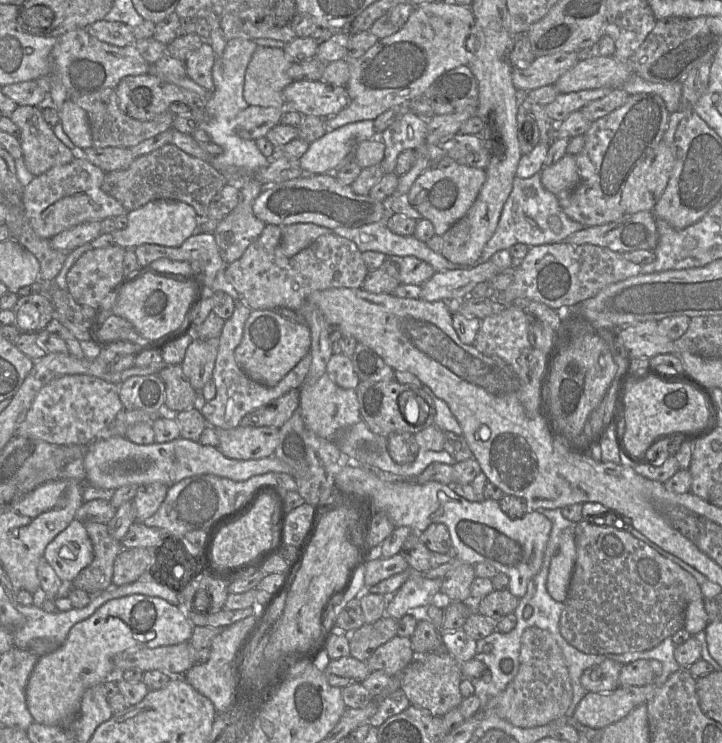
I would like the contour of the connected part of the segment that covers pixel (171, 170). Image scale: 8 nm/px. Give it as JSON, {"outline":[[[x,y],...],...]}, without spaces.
{"outline":[[[168,143],[149,154],[136,158],[127,169],[106,173],[101,189],[120,202],[127,212],[152,201],[170,200],[189,204],[198,217],[202,217],[206,215],[212,198],[226,183],[225,176],[210,163]]]}

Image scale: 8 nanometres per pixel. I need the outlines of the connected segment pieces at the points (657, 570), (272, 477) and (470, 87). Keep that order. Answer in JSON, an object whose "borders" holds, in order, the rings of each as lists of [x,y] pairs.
{"borders":[[[[581,520],[574,525],[574,539],[577,550],[572,578],[569,584],[567,598],[563,602],[564,609],[560,617],[560,632],[563,638],[573,647],[587,654],[624,654],[651,650],[658,646],[668,637],[684,629],[685,610],[689,603],[704,599],[697,580],[679,565],[662,556],[659,552],[649,547],[643,541],[635,538],[632,534],[614,526],[598,526]]],[[[275,472],[253,476],[241,482],[212,474],[192,476],[168,487],[159,509],[144,521],[144,525],[157,528],[164,535],[178,539],[196,530],[205,531],[207,535],[222,518],[239,510],[254,493],[262,488],[271,488],[283,494],[283,492],[297,491],[297,484],[290,474]]],[[[468,65],[459,66],[439,76],[423,94],[435,115],[475,110],[478,84]]]]}

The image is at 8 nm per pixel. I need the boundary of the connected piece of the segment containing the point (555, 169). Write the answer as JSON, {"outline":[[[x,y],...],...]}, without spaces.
{"outline":[[[566,153],[558,162],[540,171],[544,188],[558,196],[573,190],[580,181],[575,155]]]}

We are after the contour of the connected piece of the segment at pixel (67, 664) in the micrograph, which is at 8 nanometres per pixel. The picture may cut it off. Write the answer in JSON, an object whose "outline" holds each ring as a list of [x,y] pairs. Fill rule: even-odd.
{"outline":[[[131,594],[107,601],[89,618],[76,623],[66,641],[56,650],[39,658],[26,686],[27,707],[35,722],[48,726],[70,725],[80,710],[83,694],[92,686],[115,675],[113,658],[131,648],[156,648],[187,642],[192,636],[194,624],[178,606],[160,598],[143,594]]]}

